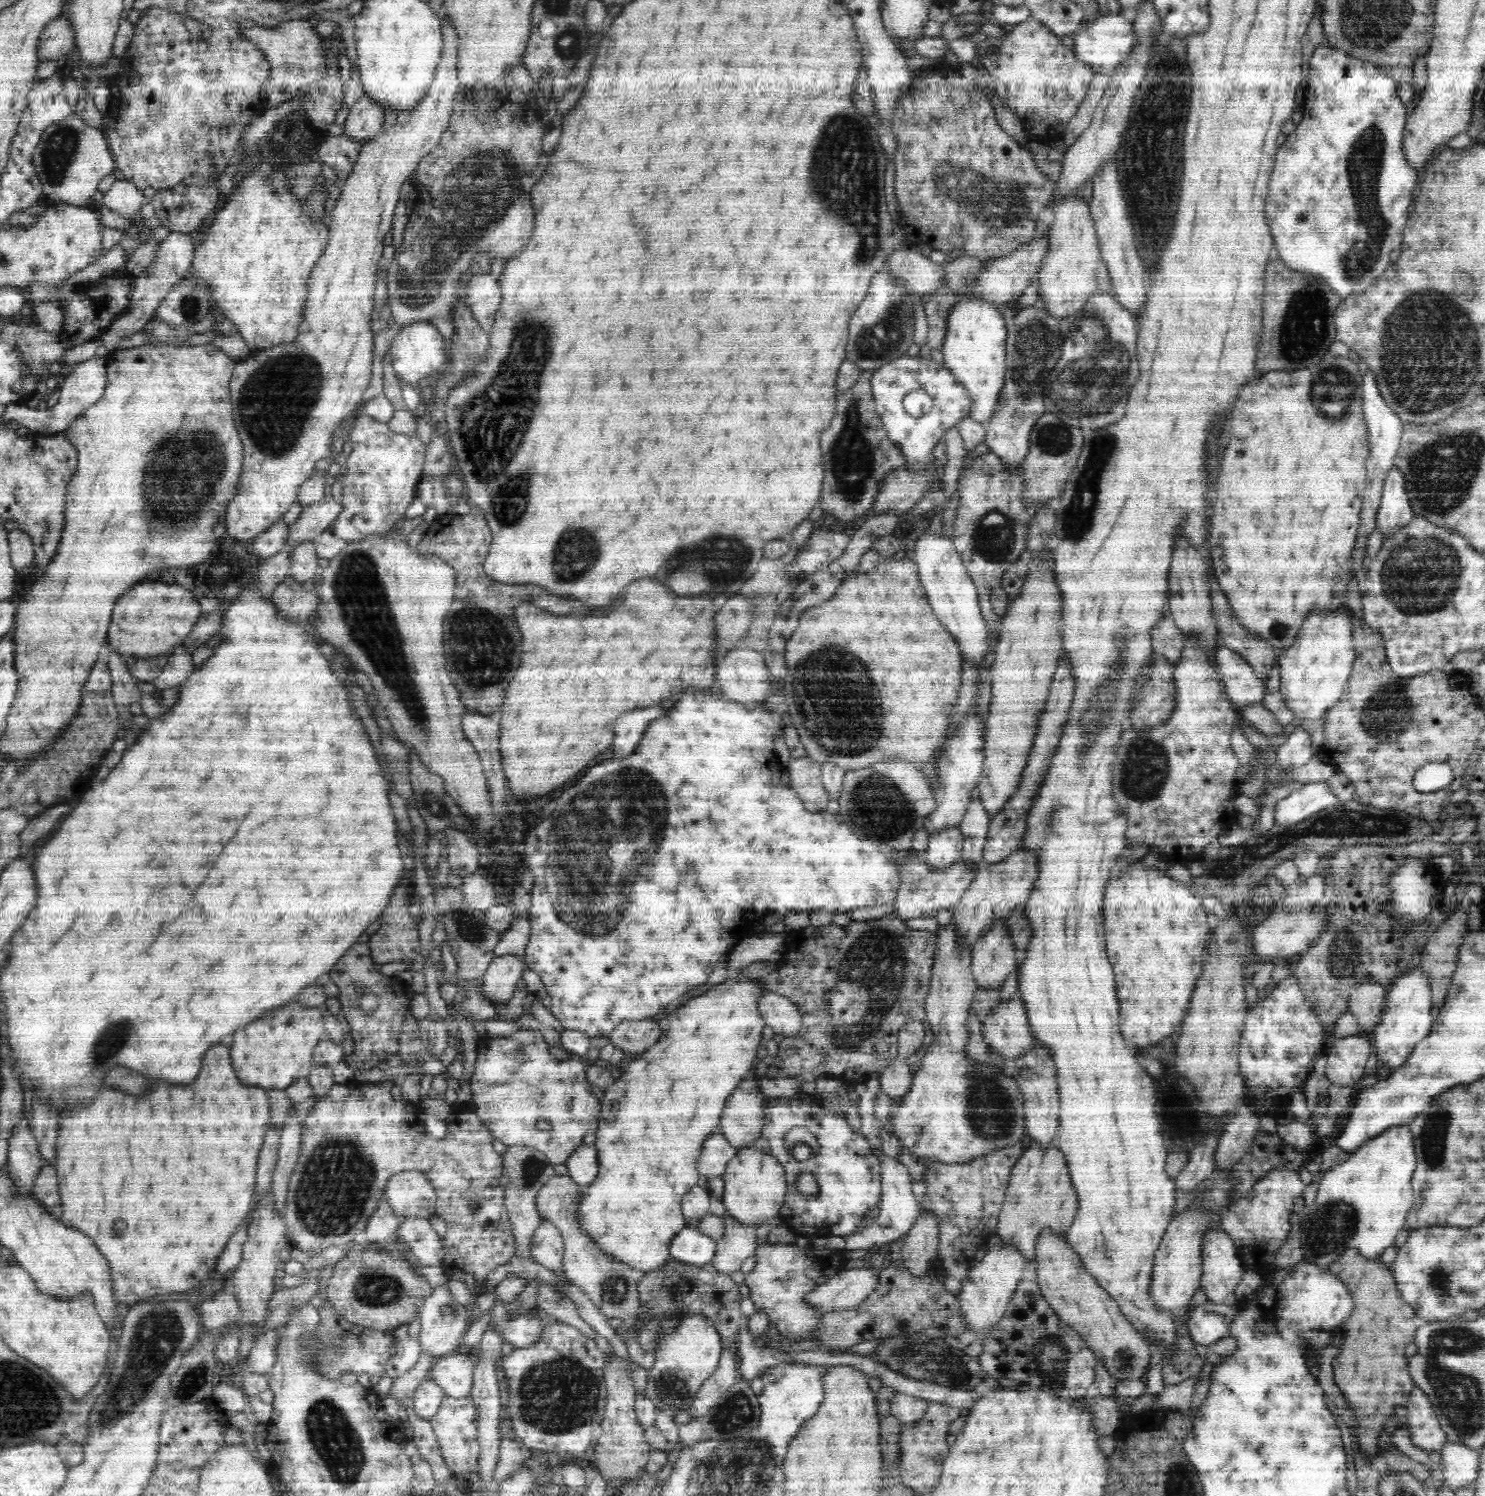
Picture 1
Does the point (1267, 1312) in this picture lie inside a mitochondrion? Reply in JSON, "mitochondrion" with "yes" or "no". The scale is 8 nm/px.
{"mitochondrion":"no"}

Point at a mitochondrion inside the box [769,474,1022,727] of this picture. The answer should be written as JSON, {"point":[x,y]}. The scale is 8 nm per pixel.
{"point":[995,540]}

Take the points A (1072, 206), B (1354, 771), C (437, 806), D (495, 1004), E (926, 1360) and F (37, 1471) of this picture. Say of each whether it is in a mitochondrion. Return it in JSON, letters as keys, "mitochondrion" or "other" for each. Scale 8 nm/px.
{"A":"other","B":"other","C":"mitochondrion","D":"other","E":"mitochondrion","F":"other"}

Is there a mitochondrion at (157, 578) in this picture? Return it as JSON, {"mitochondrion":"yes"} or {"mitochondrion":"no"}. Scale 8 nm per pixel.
{"mitochondrion":"no"}

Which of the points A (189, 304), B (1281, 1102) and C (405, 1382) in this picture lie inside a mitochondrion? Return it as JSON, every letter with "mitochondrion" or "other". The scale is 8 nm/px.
{"A":"mitochondrion","B":"other","C":"other"}

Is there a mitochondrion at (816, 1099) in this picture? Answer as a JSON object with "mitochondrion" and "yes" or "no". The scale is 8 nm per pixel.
{"mitochondrion":"no"}

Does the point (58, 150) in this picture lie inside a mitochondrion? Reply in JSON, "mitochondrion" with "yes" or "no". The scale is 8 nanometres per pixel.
{"mitochondrion":"yes"}

